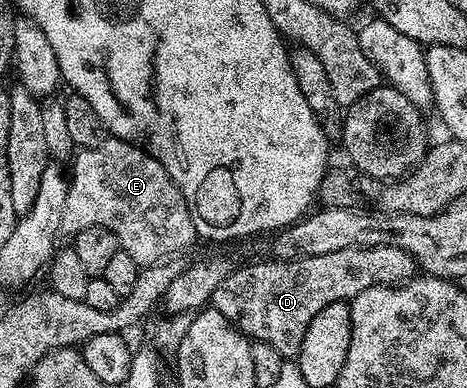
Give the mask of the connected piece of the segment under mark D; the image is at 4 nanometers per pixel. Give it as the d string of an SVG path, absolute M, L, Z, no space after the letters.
M352 245L343 251L331 251L328 255L311 255L300 257L294 261L257 261L254 265L238 264L219 287L213 292L212 308L220 311L244 336L253 341L271 343L275 351L279 351L286 359L296 358L299 347L303 343L303 335L307 335L307 327L311 327L311 319L336 301L353 300L359 291L367 291L367 287L376 285L400 285L414 276L415 262L407 251L399 247L384 245L383 247L359 247Z

